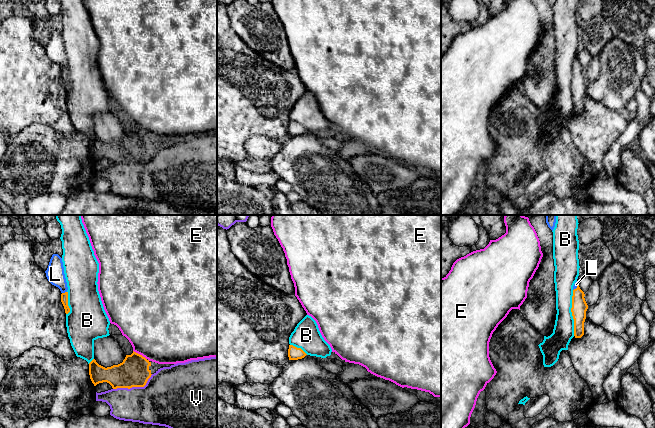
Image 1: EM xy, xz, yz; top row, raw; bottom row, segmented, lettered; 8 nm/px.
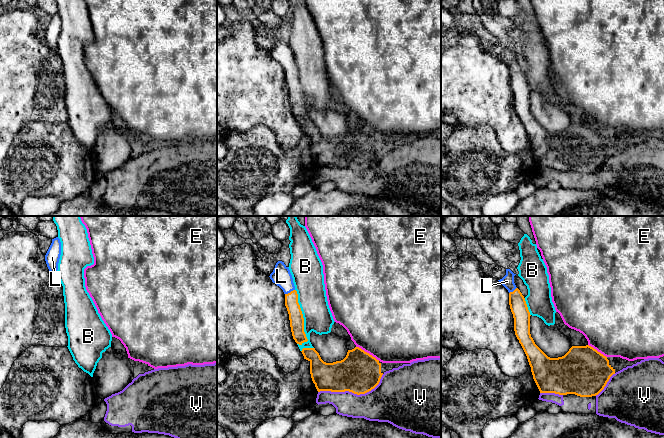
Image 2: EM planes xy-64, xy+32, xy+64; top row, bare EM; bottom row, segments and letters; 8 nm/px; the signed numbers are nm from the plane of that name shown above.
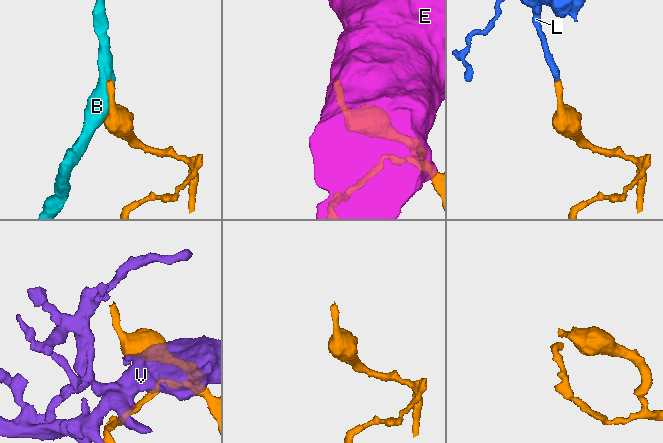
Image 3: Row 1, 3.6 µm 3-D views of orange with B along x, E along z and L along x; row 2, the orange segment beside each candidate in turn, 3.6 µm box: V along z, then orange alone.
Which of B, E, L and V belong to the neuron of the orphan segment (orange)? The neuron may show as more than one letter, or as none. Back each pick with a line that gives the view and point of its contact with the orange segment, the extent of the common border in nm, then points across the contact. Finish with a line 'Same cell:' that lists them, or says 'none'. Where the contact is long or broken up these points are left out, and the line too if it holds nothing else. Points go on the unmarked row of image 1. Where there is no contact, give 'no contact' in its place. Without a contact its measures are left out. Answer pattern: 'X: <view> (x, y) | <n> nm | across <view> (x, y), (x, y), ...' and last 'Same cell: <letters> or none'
L: xy (65, 68) | 40 nm | across xy (64, 72), (65, 68), (55, 50)
Same cell: L

